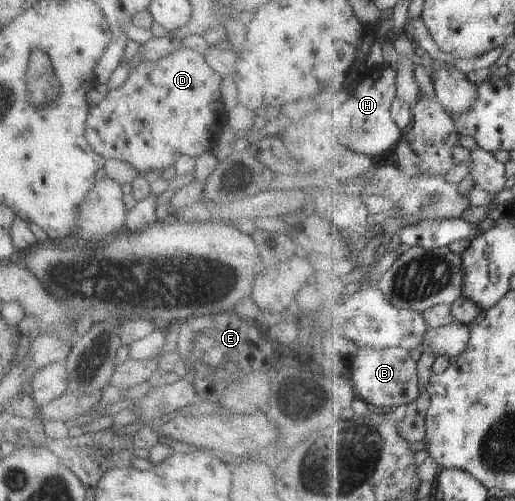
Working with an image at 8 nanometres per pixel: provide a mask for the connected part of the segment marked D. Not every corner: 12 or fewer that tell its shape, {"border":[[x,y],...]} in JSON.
{"border":[[184,46],[89,105],[86,144],[140,175],[214,150],[222,77]]}

